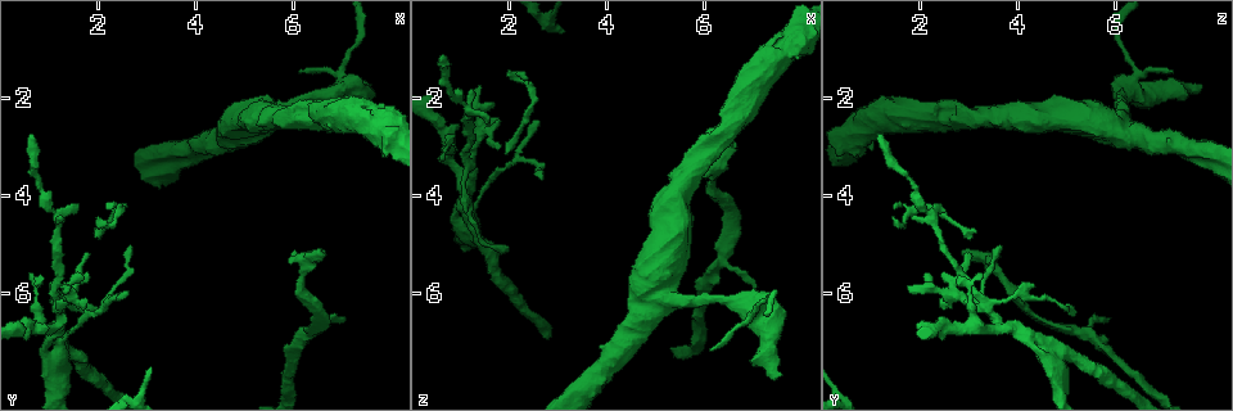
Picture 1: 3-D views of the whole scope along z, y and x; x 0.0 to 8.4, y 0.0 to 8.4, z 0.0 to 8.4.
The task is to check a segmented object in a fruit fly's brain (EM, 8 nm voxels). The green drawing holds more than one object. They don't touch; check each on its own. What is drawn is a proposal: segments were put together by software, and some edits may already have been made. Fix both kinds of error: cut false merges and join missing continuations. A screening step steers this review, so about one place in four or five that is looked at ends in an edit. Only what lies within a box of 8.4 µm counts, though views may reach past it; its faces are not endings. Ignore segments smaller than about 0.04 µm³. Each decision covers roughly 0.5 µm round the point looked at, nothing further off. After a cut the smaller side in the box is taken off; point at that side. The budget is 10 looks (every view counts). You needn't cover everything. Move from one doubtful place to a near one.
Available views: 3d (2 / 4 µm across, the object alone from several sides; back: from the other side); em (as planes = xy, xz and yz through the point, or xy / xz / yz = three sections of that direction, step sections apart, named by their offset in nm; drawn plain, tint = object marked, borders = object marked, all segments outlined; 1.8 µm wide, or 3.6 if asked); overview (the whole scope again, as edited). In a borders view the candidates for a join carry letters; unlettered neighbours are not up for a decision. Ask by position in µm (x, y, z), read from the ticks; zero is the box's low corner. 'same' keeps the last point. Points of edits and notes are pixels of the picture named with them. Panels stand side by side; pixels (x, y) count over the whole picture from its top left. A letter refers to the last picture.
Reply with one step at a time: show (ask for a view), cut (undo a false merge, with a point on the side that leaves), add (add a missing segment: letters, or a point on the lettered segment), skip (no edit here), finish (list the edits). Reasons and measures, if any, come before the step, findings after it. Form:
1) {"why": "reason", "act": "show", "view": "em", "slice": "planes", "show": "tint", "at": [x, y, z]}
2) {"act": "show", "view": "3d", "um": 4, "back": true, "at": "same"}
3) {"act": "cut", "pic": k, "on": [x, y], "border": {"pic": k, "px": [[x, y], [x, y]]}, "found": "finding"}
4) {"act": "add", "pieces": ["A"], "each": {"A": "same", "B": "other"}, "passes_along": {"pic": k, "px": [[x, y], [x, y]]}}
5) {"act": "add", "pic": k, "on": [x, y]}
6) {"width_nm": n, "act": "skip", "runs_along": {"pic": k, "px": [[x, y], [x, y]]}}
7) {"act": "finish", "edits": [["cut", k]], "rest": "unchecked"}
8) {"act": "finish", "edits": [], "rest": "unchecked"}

{"why": "an open end", "act": "show", "view": "em", "slice": "planes", "show": "borders", "at": [1.65, 5.70, 2.15]}

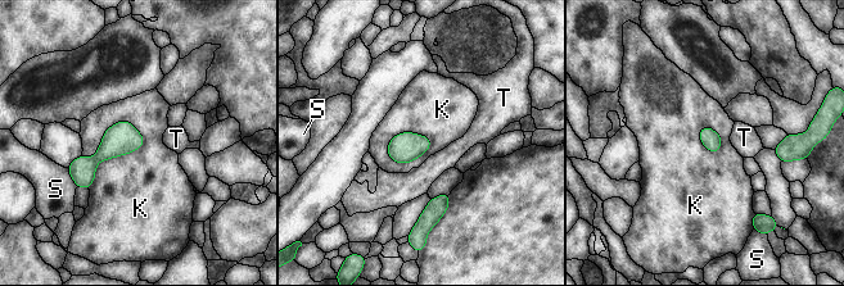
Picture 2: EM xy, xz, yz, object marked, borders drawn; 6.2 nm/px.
{"longest_contact_nm": ["K", 500], "act": "skip", "each": {"K": "other", "S": "other", "T": "other"}, "border": {"pic": 2, "px": [[129, 121], [143, 144], [89, 189]]}, "found": "no lettered segment goes on from it"}

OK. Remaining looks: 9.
{"why": "branch stops here", "act": "show", "view": "em", "slice": "planes", "show": "tint", "at": [0.65, 2.70, 1.10]}

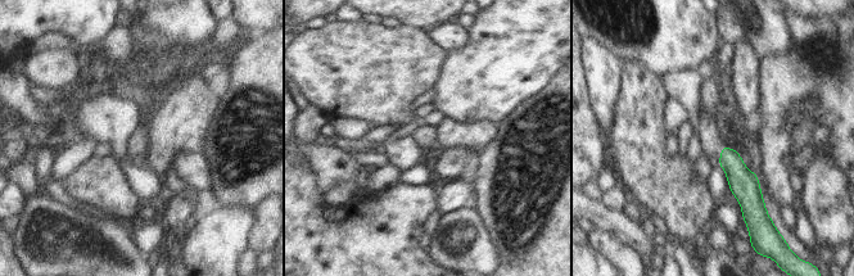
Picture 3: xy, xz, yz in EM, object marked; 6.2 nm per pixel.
{"act": "show", "view": "em", "slice": "planes", "show": "borders", "at": "same"}

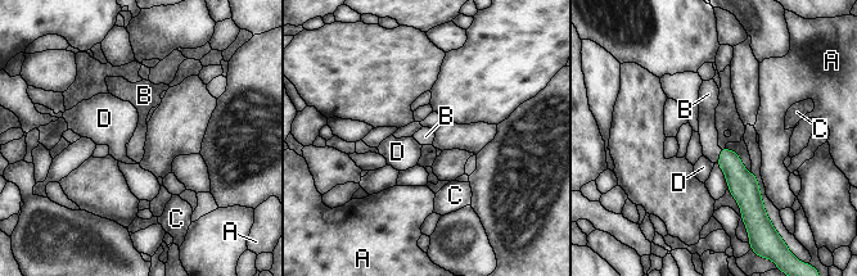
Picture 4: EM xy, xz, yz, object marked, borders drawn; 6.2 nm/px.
{"act": "add", "pieces": ["B"], "each": {"A": "other", "B": "same", "C": "other", "D": "other"}, "found": "the cell continues"}

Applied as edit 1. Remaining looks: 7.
{"act": "show", "view": "overview"}

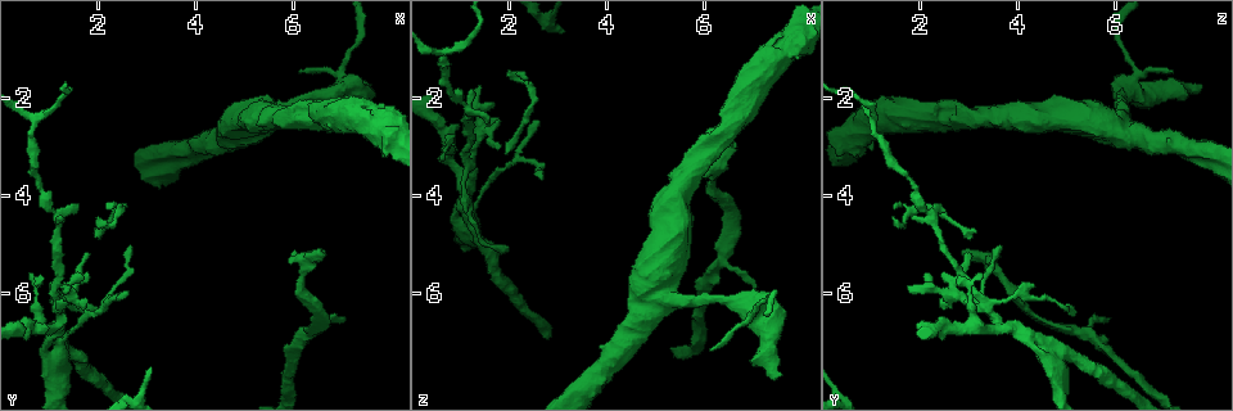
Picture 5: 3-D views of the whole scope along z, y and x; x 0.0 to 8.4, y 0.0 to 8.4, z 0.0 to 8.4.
{"why": "sudden change in width", "act": "show", "view": "3d", "um": 4, "back": true, "at": [5.05, 2.60, 5.80]}

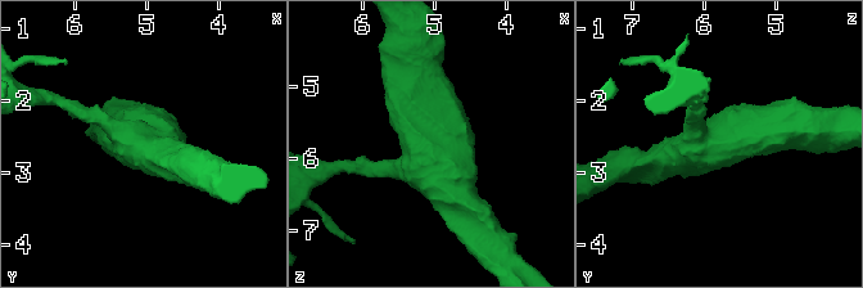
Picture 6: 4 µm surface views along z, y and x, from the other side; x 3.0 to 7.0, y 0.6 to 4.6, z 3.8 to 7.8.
{"act": "show", "view": "em", "um": 3.6, "slice": "planes", "show": "borders", "at": [5.05, 2.55, 5.80]}

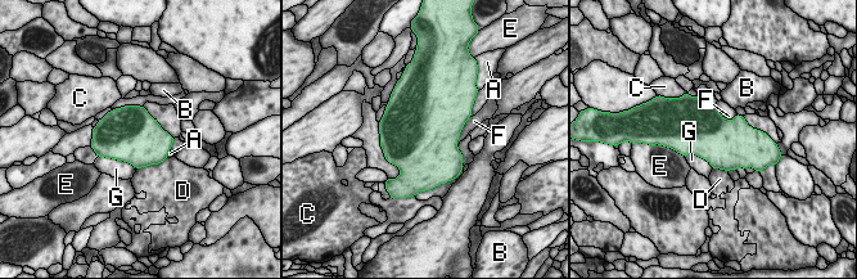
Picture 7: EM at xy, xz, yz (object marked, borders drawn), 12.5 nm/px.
{"width_nm": 650, "act": "skip", "each": {"A": "other", "B": "other", "C": "other", "D": "other", "E": "other", "F": "other", "G": "other"}, "border": {"pic": 7, "px": [[143, 107], [174, 138]]}, "found": "one cell here"}

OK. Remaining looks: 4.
{"why": "stops while still wide", "act": "show", "view": "em", "slice": "planes", "show": "borders", "at": [7.60, 1.80, 7.60]}

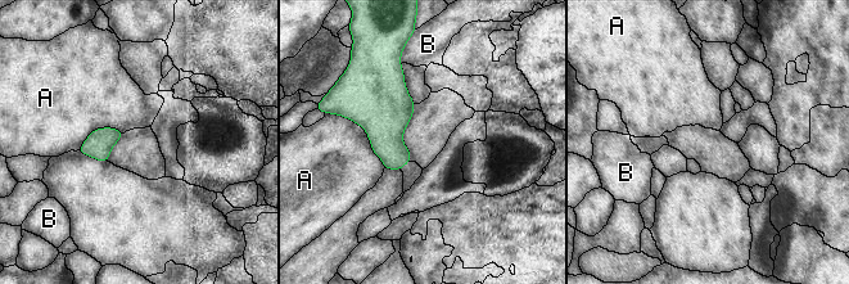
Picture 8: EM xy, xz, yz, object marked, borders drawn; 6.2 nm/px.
{"act": "skip", "each": {"A": "other", "B": "other"}, "border": {"pic": 8, "px": [[338, 113], [366, 131], [384, 167]]}, "found": "none of them fits"}

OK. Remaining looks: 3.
{"act": "finish", "edits": [["add", 4]], "rest": "unchecked"}

